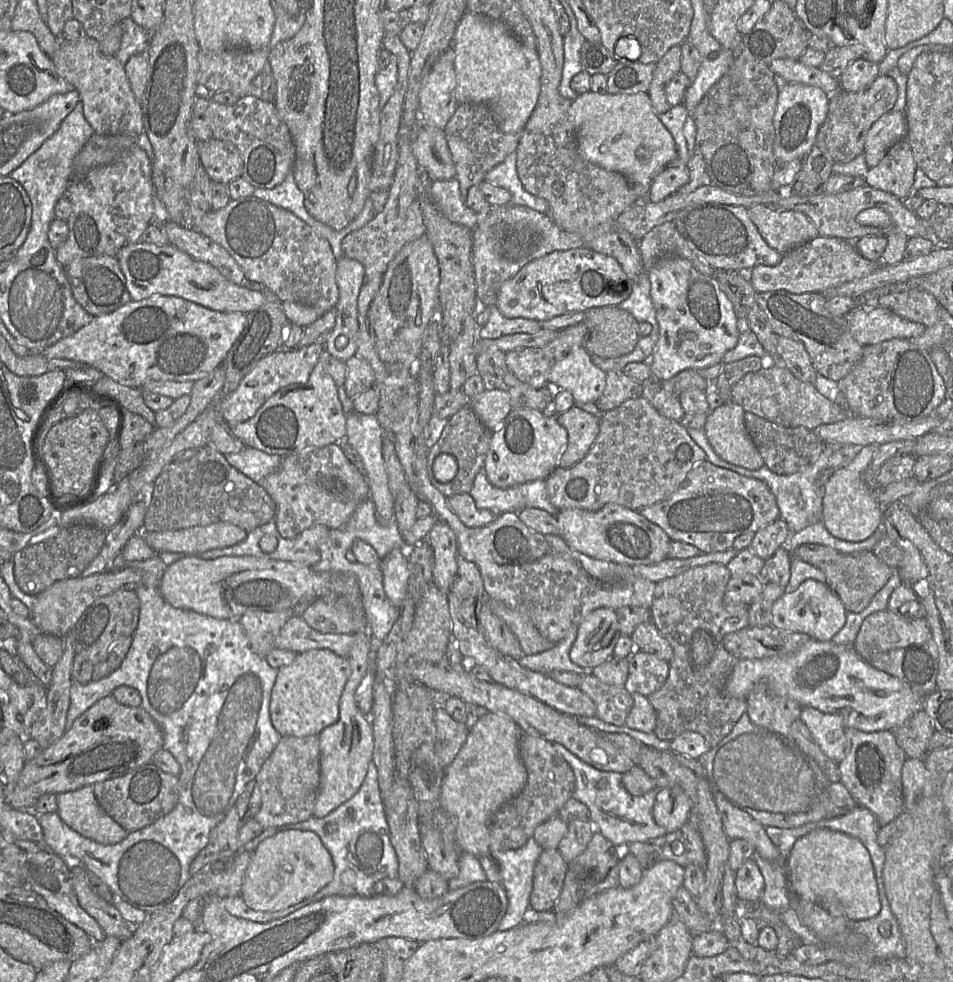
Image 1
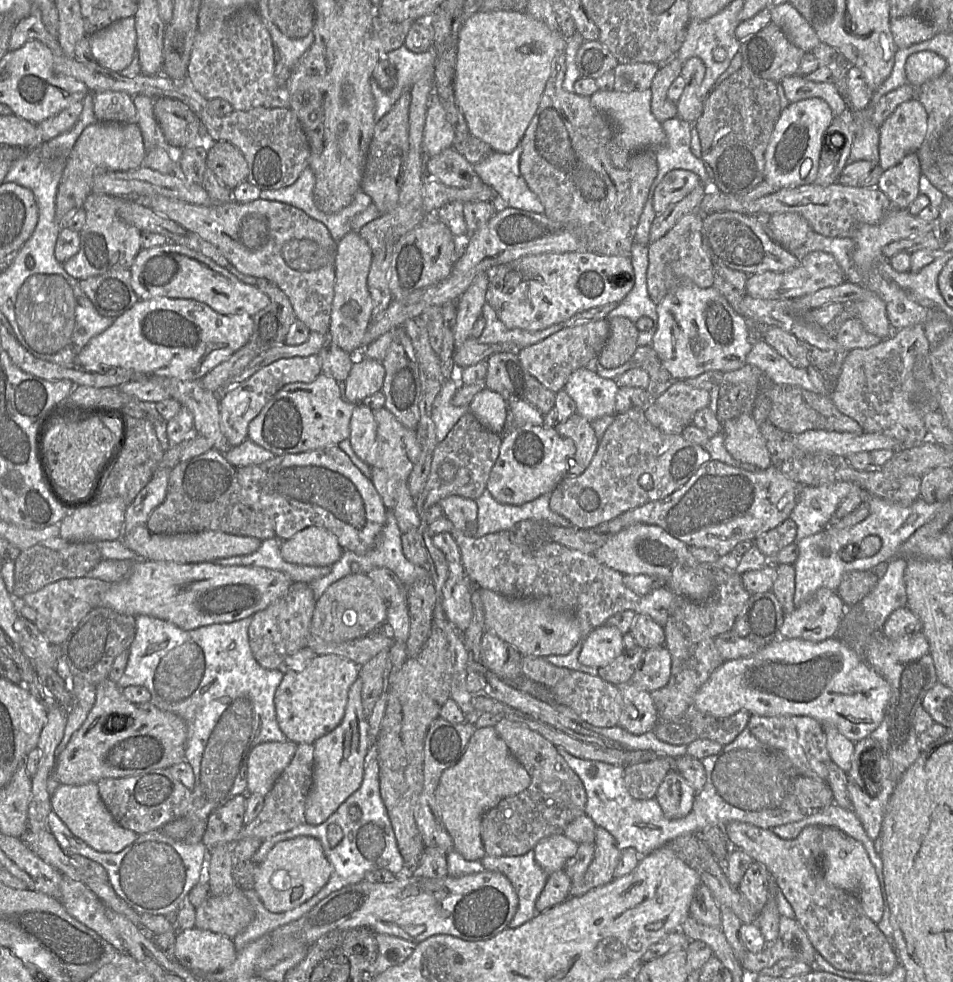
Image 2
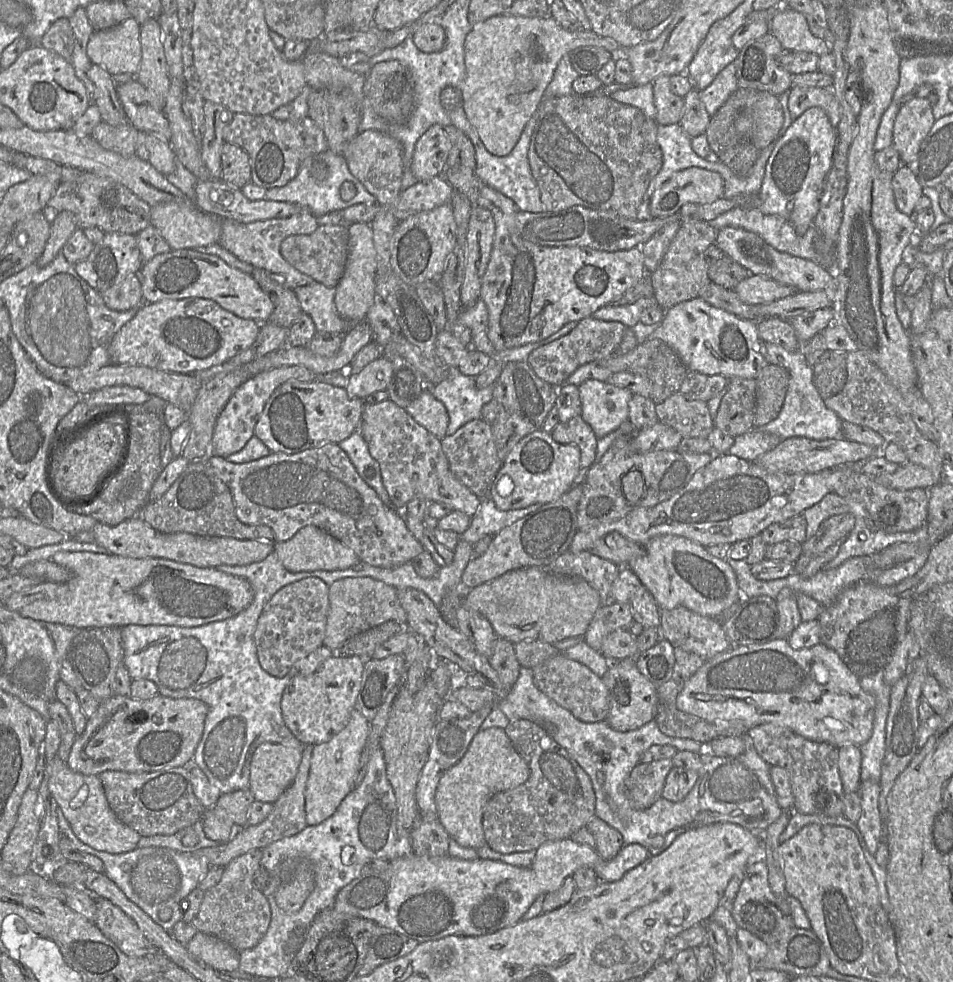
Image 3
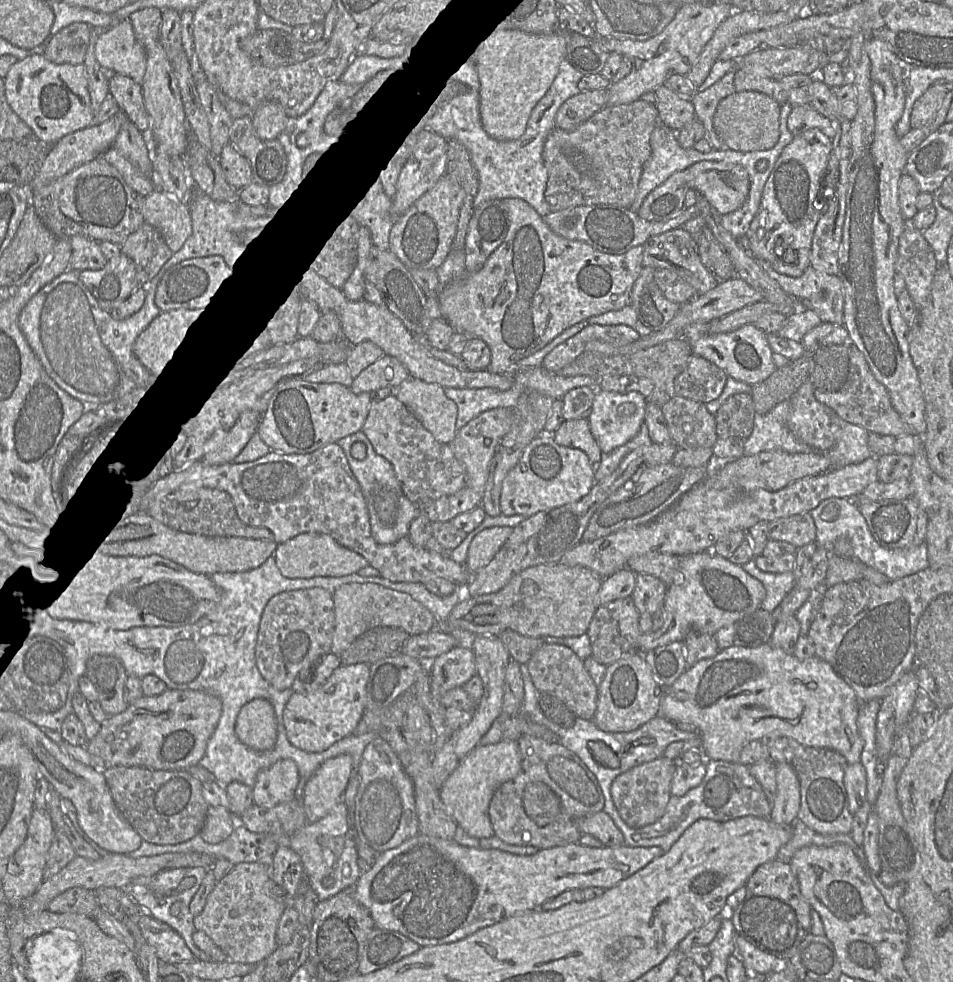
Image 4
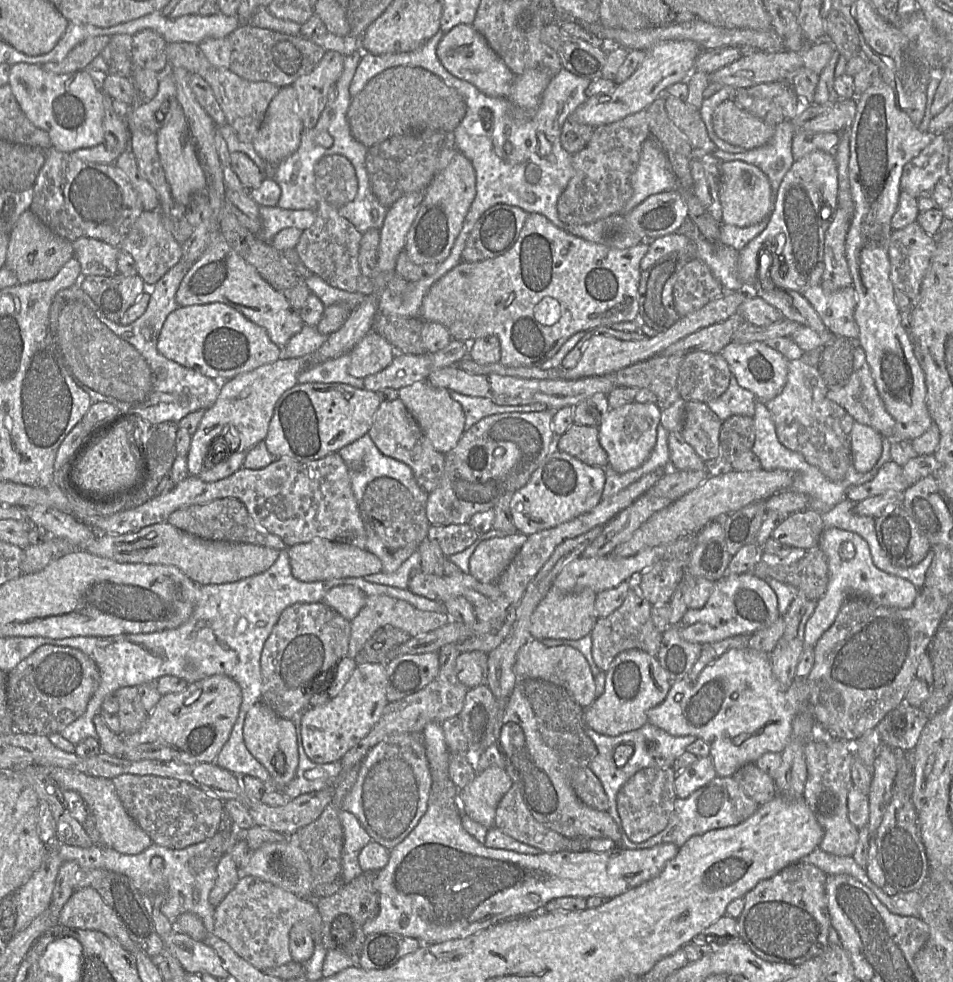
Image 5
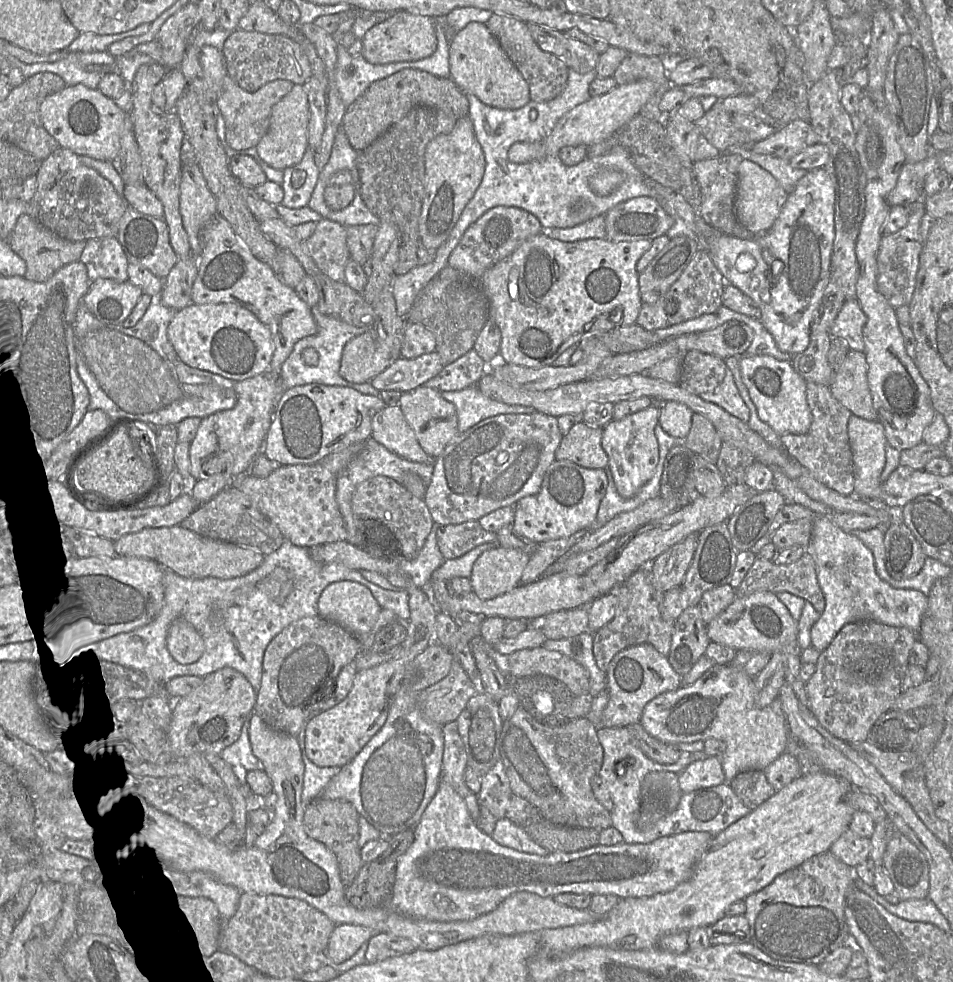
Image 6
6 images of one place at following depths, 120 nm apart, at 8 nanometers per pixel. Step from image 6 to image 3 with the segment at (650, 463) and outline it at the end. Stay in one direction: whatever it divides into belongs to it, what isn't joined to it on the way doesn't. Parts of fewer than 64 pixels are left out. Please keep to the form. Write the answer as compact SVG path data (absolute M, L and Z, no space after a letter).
M589 379L578 386L582 404L581 417L598 438L628 421L628 403L633 393L599 380Z

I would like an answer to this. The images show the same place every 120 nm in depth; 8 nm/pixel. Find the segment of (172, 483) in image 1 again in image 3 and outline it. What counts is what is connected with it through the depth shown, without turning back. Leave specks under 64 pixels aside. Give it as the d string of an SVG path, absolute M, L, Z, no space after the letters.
M204 460L190 462L172 486L157 500L149 501L137 516L161 533L192 533L275 542L274 531L269 526L248 525L237 518L229 487Z

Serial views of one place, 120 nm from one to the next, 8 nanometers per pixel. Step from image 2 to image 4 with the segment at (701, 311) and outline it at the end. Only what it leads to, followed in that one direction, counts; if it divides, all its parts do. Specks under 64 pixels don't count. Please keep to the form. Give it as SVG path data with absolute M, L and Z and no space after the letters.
M707 324L689 326L683 338L689 343L692 354L712 362L729 377L753 386L768 378L776 370L767 334L754 324L746 324L735 331L719 334L706 333L706 327Z

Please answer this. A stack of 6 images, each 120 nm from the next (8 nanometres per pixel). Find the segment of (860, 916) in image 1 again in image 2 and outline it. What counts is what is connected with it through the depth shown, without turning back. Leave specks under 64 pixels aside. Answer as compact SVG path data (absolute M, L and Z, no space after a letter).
M824 827L822 834L824 877L831 885L858 896L865 914L876 924L883 916L883 899L875 867L861 842L834 827Z

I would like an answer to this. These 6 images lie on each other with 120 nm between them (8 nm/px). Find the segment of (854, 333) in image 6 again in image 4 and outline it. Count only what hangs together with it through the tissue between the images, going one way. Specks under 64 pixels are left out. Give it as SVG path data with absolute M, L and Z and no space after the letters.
M759 262L759 264L779 283L786 293L795 299L800 300L804 308L815 311L821 319L821 323L844 325L843 285L841 279L837 275L821 272L810 265L800 277L790 277L776 272L765 262Z

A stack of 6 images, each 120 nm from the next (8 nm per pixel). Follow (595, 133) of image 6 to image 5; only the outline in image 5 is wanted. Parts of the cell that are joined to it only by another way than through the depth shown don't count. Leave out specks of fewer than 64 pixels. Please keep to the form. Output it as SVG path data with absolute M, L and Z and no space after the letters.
M691 40L665 41L654 45L646 50L644 60L628 79L617 84L609 93L588 97L567 119L596 128L646 110L656 98L664 96L670 85L686 81L694 70L695 60L701 51L701 47Z

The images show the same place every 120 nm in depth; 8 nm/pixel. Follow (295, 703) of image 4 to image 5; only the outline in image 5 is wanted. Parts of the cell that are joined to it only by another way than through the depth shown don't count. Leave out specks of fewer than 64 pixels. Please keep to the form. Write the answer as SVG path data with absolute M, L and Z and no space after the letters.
M385 663L359 664L335 698L302 712L299 735L306 755L317 764L341 761L371 731L388 703Z

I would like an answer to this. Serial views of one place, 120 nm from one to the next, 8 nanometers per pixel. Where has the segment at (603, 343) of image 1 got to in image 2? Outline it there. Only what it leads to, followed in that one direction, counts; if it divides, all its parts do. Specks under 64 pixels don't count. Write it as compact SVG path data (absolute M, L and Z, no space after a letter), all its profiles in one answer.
M625 317L607 320L610 334L597 359L605 368L616 368L632 358L638 346L639 330L635 323Z

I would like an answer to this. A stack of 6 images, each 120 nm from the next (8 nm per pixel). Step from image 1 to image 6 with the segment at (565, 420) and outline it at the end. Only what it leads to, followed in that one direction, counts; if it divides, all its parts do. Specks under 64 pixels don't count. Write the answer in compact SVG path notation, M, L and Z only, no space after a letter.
M576 422L569 432L563 435L555 453L557 460L569 460L584 468L605 469L608 467L608 457L601 445L603 428L589 425L585 422Z

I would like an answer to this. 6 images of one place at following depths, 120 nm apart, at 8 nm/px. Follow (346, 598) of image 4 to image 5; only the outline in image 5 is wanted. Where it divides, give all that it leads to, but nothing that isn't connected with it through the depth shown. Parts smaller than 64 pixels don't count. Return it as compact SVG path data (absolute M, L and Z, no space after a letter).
M368 595L358 615L350 621L351 634L347 656L355 658L367 640L380 628L392 626L407 632L411 637L423 635L445 625L450 620L447 612L423 611L408 602L387 595Z

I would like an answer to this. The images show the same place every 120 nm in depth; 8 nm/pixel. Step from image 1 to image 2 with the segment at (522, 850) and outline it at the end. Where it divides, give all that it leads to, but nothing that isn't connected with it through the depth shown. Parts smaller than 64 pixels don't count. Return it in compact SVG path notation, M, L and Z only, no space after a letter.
M534 849L520 856L489 856L481 860L485 870L500 872L514 887L518 896L517 911L508 927L516 928L537 914L535 903L548 875L537 864Z

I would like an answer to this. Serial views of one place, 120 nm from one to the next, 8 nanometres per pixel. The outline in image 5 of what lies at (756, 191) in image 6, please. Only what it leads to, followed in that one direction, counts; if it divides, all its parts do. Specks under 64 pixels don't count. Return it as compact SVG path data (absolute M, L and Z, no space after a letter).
M741 160L721 162L719 200L722 224L748 227L768 219L773 207L773 190L767 175L760 168Z

